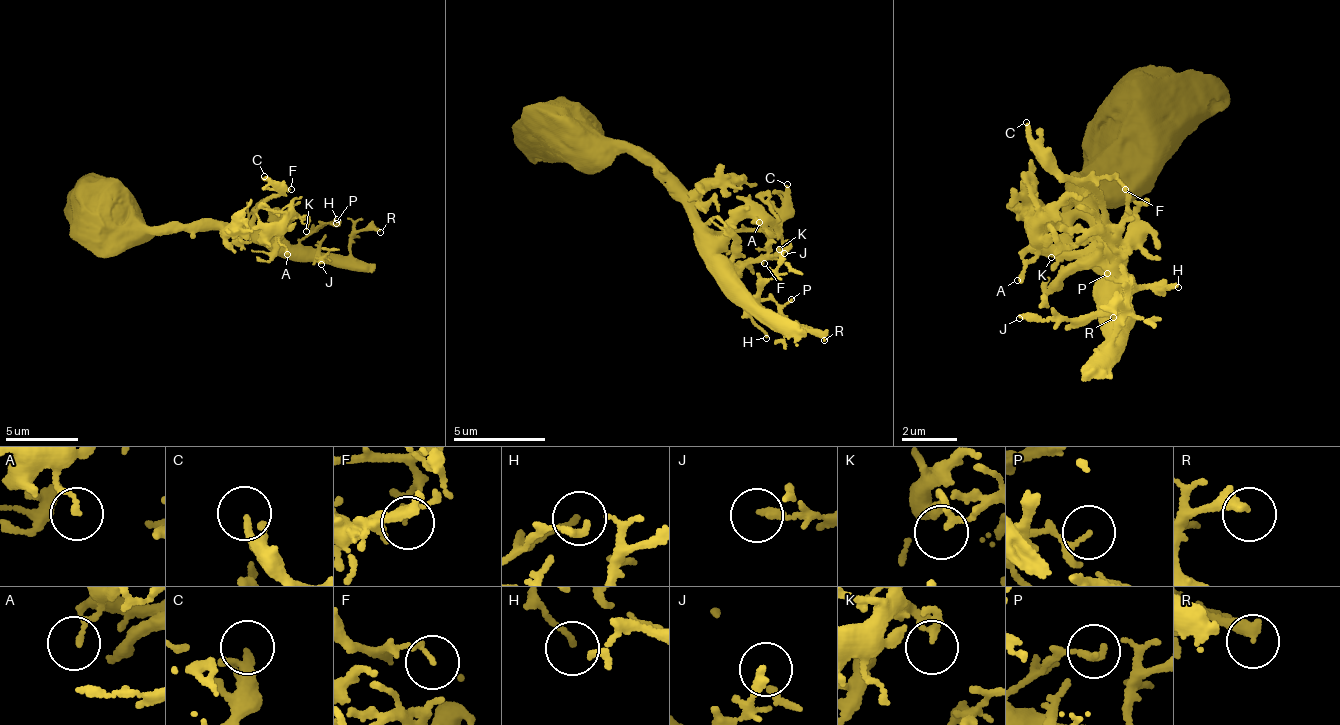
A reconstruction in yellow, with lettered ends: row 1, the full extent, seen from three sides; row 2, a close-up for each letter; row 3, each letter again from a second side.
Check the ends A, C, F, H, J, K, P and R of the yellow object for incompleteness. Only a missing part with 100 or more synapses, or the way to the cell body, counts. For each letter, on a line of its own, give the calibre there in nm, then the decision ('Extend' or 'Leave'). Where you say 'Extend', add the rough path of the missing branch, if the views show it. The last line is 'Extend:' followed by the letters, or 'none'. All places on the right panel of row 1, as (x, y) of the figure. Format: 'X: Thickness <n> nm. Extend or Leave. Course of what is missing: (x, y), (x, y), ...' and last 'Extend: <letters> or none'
A: Thickness 160 nm. Leave
C: Thickness 200 nm. Leave
F: Thickness 110 nm. Leave
H: Thickness 130 nm. Leave
J: Thickness 200 nm. Leave
K: Thickness 140 nm. Leave
P: Thickness 110 nm. Leave
R: Thickness 380 nm. Extend
Extend: R

